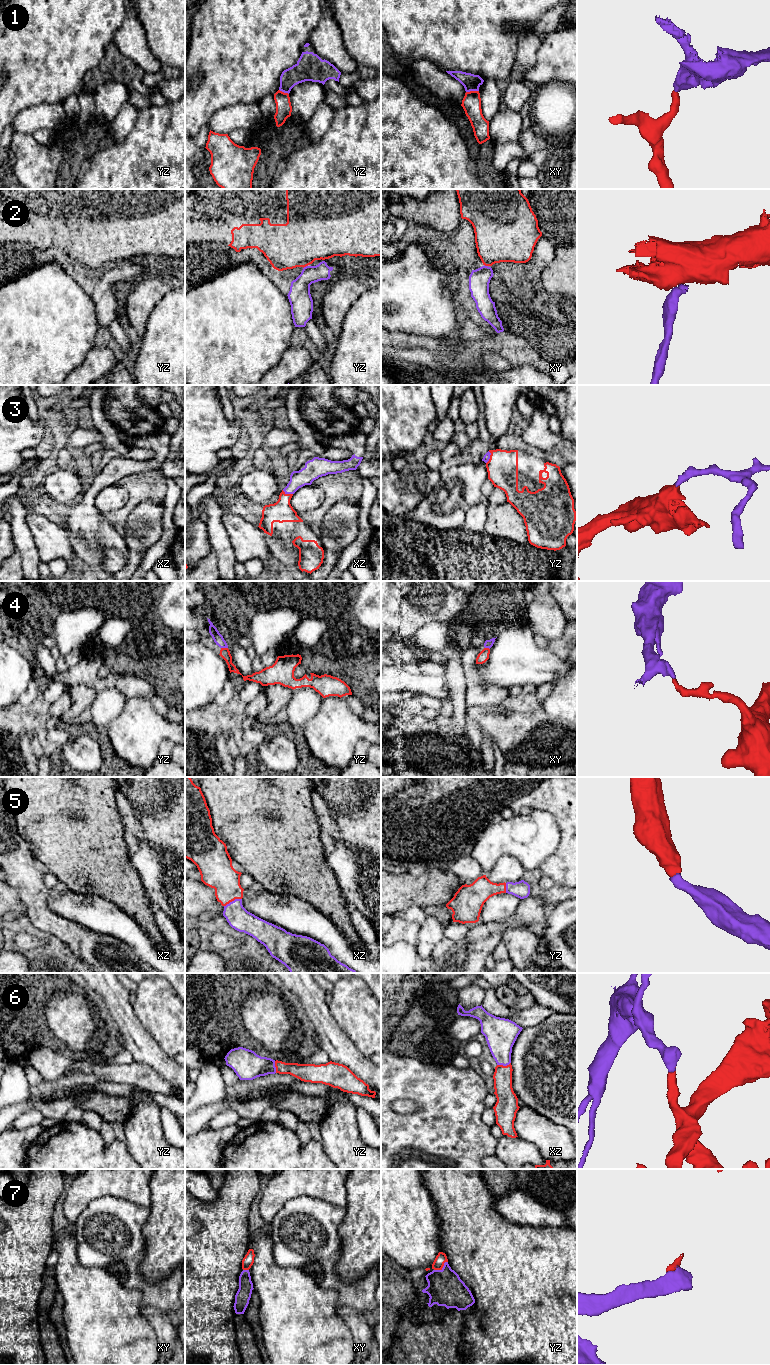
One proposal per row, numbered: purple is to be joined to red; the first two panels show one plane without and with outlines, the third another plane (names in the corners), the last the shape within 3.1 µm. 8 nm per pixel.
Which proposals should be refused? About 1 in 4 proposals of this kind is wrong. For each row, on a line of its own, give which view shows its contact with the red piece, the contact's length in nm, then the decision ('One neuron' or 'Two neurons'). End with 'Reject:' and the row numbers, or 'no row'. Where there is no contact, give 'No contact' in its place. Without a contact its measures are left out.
1: Touches red in xy. Shared border 110 nm. Two neurons
2: Touches red in yz. Shared border 50 nm. Two neurons
3: Touches red in yz. Shared border 110 nm. One neuron
4: Touches red in yz. Shared border 60 nm. One neuron
5: Touches red in xz. Shared border 160 nm. One neuron
6: Touches red in xz. Shared border 110 nm. One neuron
7: Touches red in yz. Shared border 130 nm. One neuron
Reject: 1, 2

